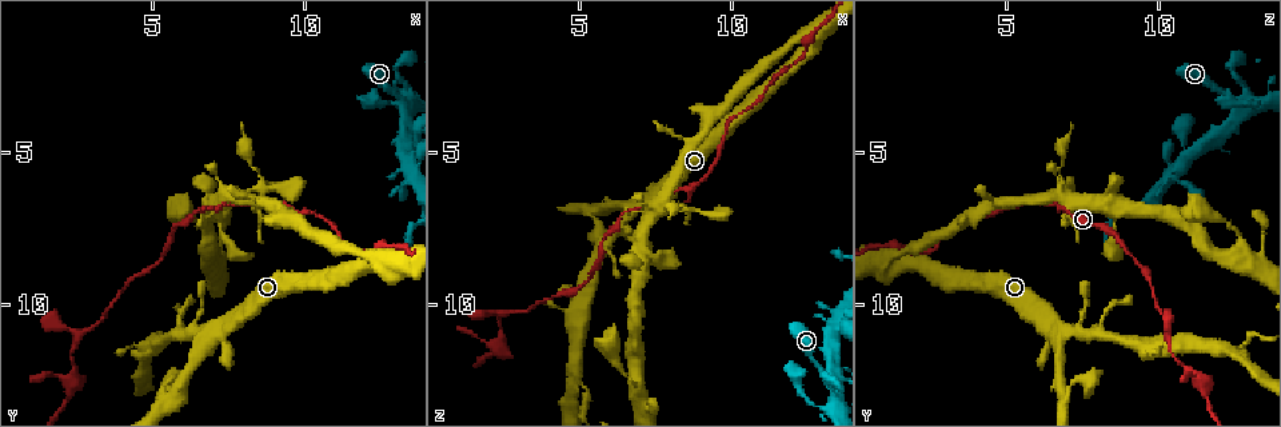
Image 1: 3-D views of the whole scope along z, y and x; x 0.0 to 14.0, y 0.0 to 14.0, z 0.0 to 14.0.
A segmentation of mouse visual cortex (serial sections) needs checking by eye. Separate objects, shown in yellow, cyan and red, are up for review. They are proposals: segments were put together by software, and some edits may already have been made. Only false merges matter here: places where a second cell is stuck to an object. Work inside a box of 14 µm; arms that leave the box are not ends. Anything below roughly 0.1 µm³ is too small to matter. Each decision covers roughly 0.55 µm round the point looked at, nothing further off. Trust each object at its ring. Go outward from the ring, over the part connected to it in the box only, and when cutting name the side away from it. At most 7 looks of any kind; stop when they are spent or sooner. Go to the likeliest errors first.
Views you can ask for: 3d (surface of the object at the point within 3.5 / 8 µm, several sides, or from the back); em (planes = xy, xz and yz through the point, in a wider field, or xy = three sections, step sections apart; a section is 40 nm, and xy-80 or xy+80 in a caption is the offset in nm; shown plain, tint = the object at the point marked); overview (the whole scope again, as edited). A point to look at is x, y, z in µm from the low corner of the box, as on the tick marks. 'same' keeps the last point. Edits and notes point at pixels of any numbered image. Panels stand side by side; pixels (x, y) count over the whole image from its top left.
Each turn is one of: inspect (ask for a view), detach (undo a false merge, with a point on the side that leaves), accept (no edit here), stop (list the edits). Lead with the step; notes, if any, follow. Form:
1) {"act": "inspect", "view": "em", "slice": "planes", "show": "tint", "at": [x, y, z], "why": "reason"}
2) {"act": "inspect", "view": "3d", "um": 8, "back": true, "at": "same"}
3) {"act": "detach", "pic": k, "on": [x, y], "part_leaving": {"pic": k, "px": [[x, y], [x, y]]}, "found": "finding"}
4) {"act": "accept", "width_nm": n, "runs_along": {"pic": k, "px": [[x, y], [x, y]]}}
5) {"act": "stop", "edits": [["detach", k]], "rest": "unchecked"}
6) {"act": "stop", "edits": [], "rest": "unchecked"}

{"act": "inspect", "view": "3d", "um": 3.5, "at": [2.6, 10.9, 10.3], "why": "branch point"}

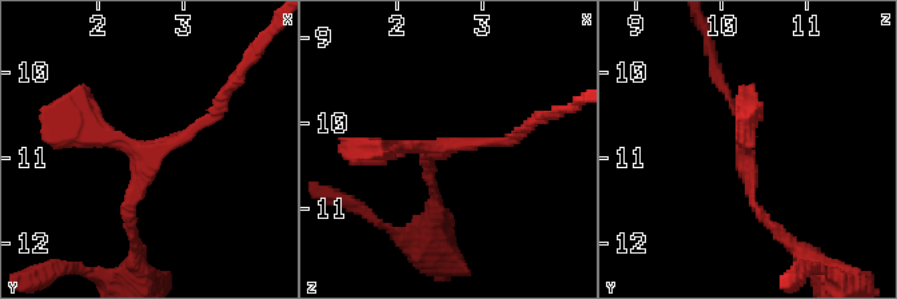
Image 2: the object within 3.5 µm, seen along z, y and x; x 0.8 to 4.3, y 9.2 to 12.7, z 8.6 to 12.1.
{"act": "inspect", "view": "em", "slice": "xy", "step": 1, "show": "tint", "at": [2.65, 10.95, 10.30]}

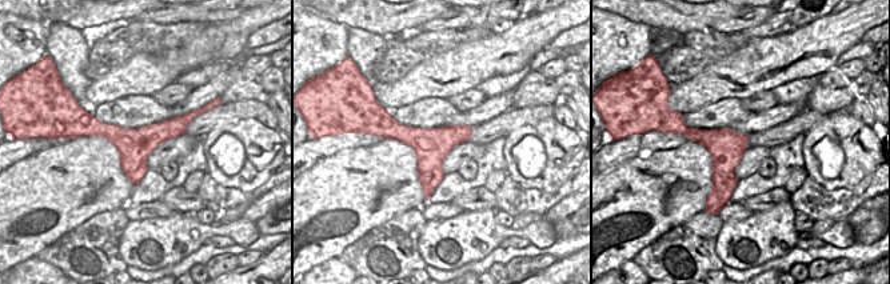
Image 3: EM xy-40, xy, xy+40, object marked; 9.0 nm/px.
{"act": "accept", "runs_along": {"pic": 2, "px": [[216, 106], [142, 167], [130, 228]]}, "found": "continuous, no second cell"}

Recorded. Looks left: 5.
{"act": "inspect", "view": "3d", "um": 3.5, "at": [8.4, 6.1, 6.9], "why": "abrupt turn"}

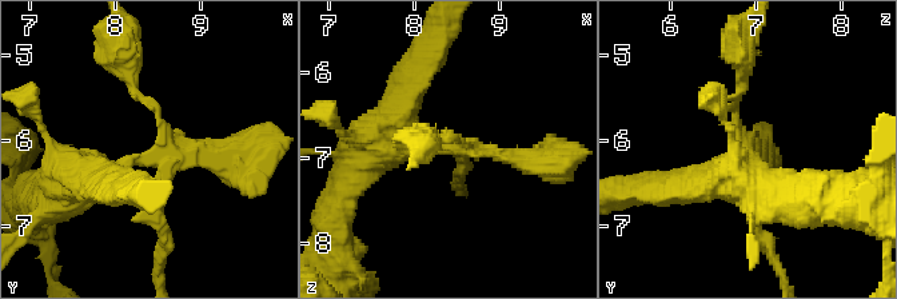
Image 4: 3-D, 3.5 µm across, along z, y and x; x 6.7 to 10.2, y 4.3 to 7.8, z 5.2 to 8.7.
{"act": "inspect", "view": "em", "slice": "xy", "step": 3, "show": "tint", "at": [8.45, 6.10, 6.85]}

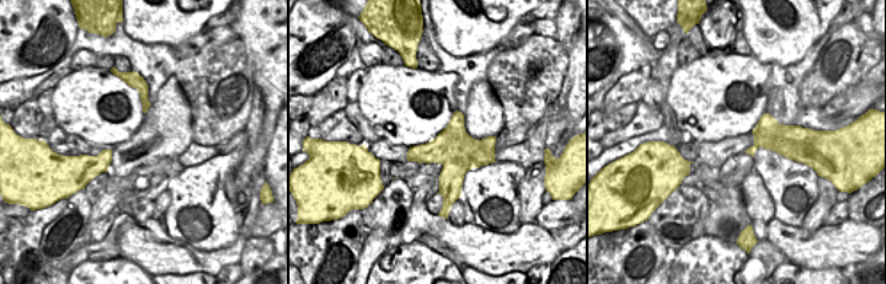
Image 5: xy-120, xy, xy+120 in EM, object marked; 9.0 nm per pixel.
{"act": "accept", "runs_along": {"pic": 4, "px": [[397, 108], [430, 142], [545, 163]]}, "found": "one cell here"}

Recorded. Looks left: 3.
{"act": "inspect", "view": "3d", "um": 3.5, "back": true, "at": [12.7, 3.3, 13.4], "why": "abrupt turn"}

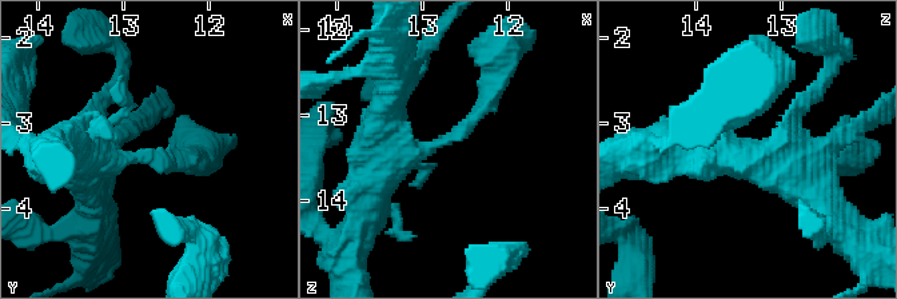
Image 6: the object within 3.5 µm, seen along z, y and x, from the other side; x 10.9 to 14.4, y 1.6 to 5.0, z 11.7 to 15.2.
{"act": "inspect", "view": "em", "slice": "xy", "step": 5, "show": "plain", "at": [12.75, 3.35, 13.30], "why": "shape alone is not enough"}

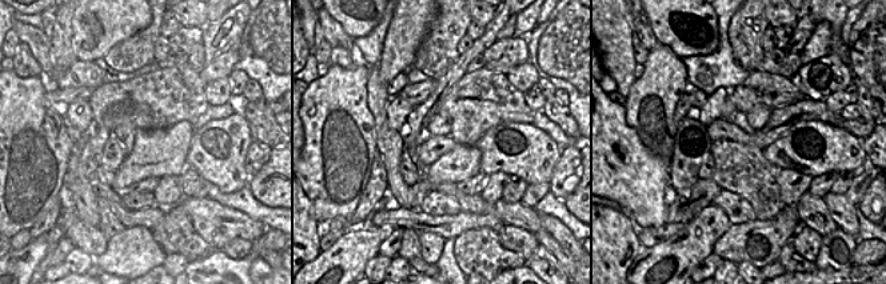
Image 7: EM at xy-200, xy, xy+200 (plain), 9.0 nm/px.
{"act": "inspect", "view": "em", "slice": "xy", "step": 5, "show": "tint", "at": "same", "why": "with the object marked"}

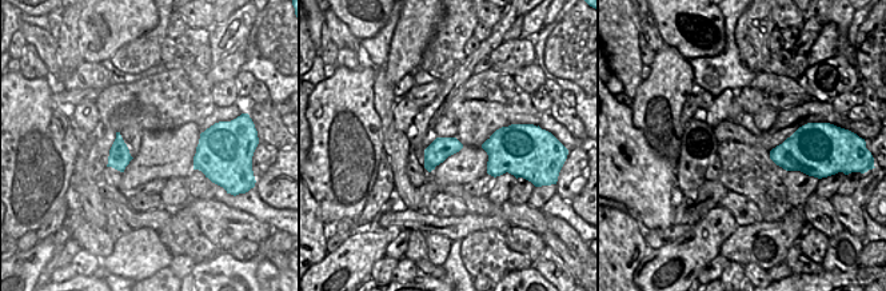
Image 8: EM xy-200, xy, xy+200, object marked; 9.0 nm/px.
{"act": "accept", "runs_along": {"pic": 6, "px": [[387, 114], [419, 154], [485, 107], [494, 72]]}, "found": "one cell here"}

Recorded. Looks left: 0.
{"act": "stop", "edits": [], "rest": "unchecked"}

